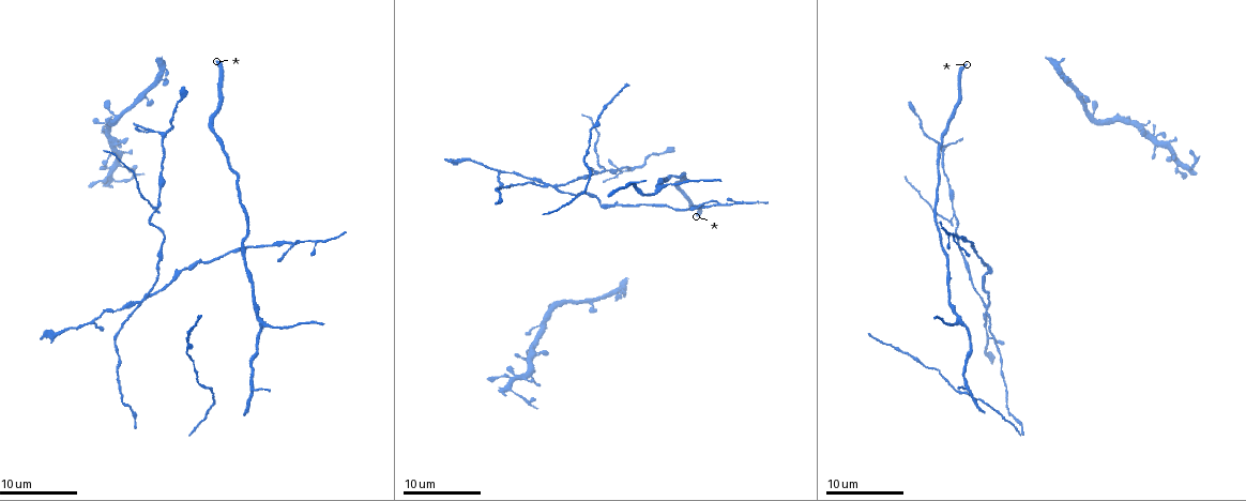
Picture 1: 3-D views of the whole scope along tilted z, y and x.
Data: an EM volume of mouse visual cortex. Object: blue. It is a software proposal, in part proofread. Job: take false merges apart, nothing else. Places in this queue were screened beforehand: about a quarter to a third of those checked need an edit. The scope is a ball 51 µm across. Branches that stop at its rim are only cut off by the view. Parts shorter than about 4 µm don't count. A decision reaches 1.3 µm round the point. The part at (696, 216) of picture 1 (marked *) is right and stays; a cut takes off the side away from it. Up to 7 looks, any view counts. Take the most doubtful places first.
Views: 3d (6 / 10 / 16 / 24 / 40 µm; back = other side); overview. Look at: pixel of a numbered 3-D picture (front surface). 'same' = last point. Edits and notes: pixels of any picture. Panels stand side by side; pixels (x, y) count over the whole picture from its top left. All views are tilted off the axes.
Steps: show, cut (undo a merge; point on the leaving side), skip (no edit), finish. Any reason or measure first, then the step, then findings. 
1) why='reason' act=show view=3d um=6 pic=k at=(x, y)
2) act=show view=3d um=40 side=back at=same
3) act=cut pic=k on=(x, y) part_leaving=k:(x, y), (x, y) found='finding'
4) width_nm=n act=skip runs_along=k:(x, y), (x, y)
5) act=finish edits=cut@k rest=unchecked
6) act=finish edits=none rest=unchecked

act=show view=3d um=6 pic=1 at=(987, 307)

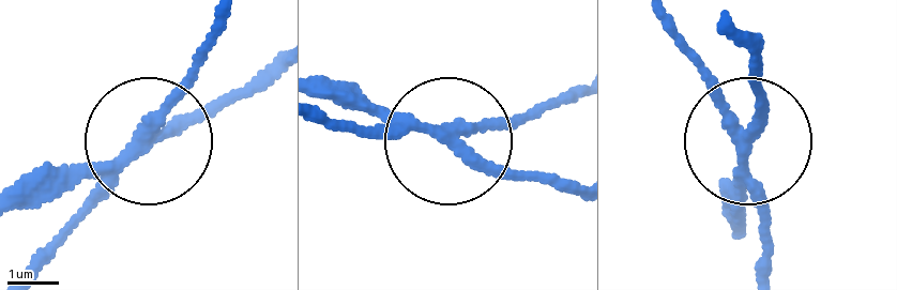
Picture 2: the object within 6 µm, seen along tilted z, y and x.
arms=3 act=cut pic=2 on=(52, 177) found='two neurons meet here'

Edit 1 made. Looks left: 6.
act=show view=3d um=10 pic=1 at=(956, 220)

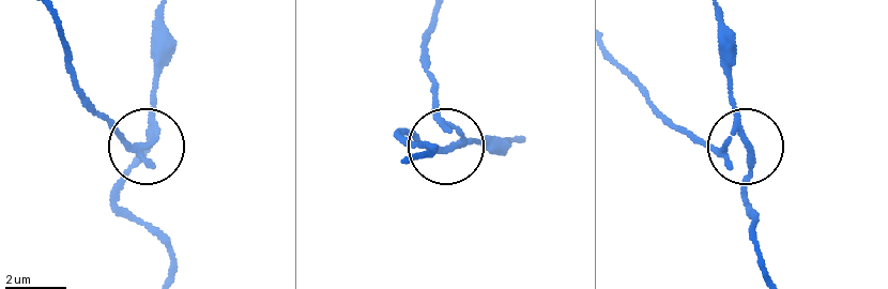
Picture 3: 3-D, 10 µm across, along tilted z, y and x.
width_nm=180 act=cut pic=3 on=(154, 167) part_leaving=3:(467, 146), (438, 106), (428, 51), (434, 18) found='a second neuron is stuck on'

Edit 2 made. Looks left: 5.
act=show view=overview

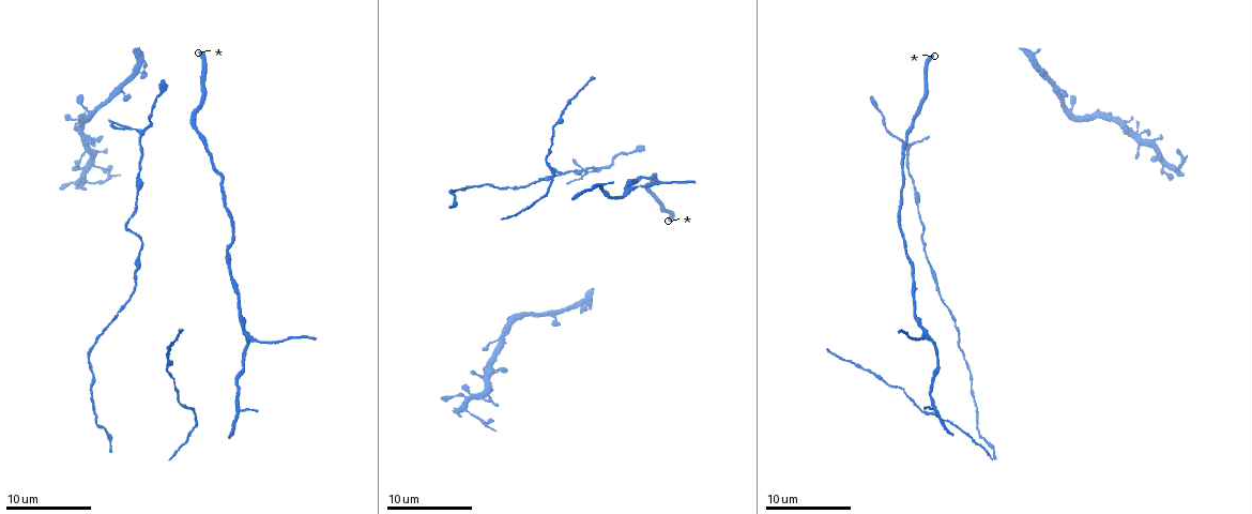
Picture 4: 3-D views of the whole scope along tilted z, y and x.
why='three arms meet' act=show view=3d um=10 pic=4 at=(629, 189)

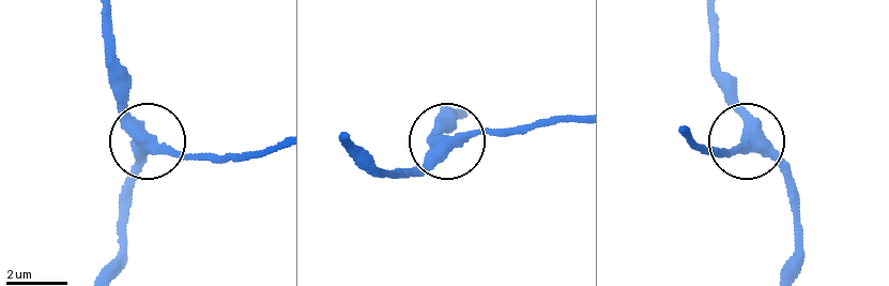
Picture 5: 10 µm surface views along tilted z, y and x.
arms=3 act=skip runs_along=5:(108, 15), (118, 109), (179, 152), (212, 152) found='one neuron here'

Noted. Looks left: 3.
why='three arms meet' act=show view=3d um=16 pic=4 at=(906, 149)

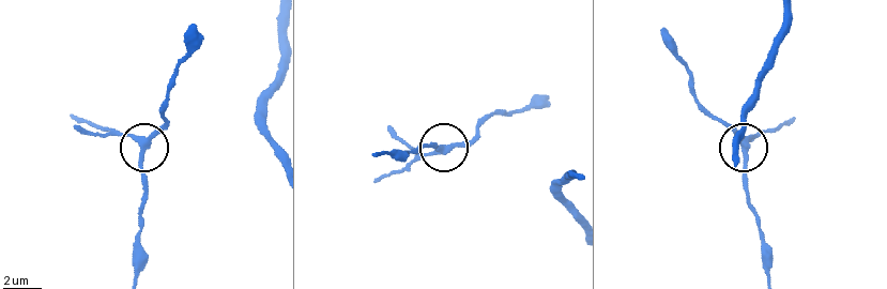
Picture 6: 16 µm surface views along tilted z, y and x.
arms=3 act=skip found='continuous, no second neuron'

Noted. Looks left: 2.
act=finish edits=cut@2,cut@3 rest=unchecked

